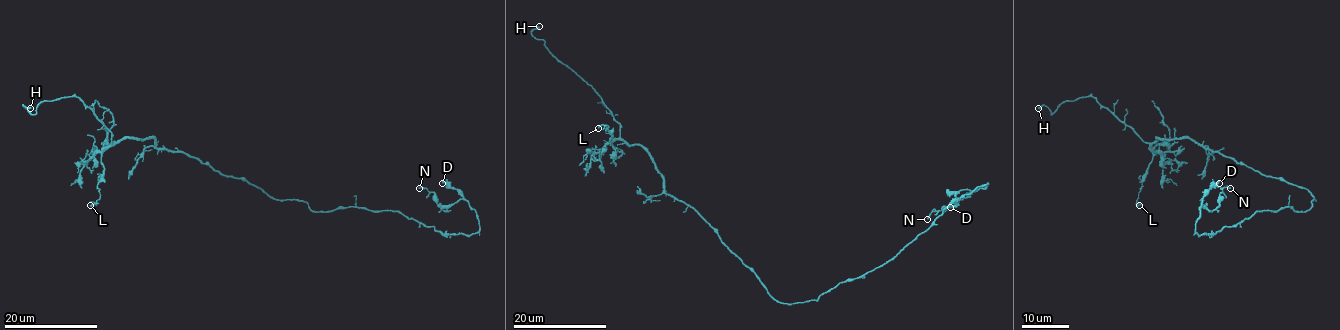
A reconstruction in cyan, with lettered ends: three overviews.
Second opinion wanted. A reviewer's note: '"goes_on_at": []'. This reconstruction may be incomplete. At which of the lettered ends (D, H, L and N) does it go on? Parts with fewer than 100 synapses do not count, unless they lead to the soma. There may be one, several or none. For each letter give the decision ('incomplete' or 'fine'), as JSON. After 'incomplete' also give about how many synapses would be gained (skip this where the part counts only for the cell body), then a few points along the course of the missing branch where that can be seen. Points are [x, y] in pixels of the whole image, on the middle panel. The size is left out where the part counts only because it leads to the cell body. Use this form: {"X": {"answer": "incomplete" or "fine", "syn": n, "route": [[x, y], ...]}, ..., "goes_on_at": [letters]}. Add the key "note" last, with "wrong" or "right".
{"D": {"answer": "fine"}, "H": {"answer": "incomplete"}, "L": {"answer": "fine"}, "N": {"answer": "fine"}, "goes_on_at": ["H"], "note": "wrong"}

